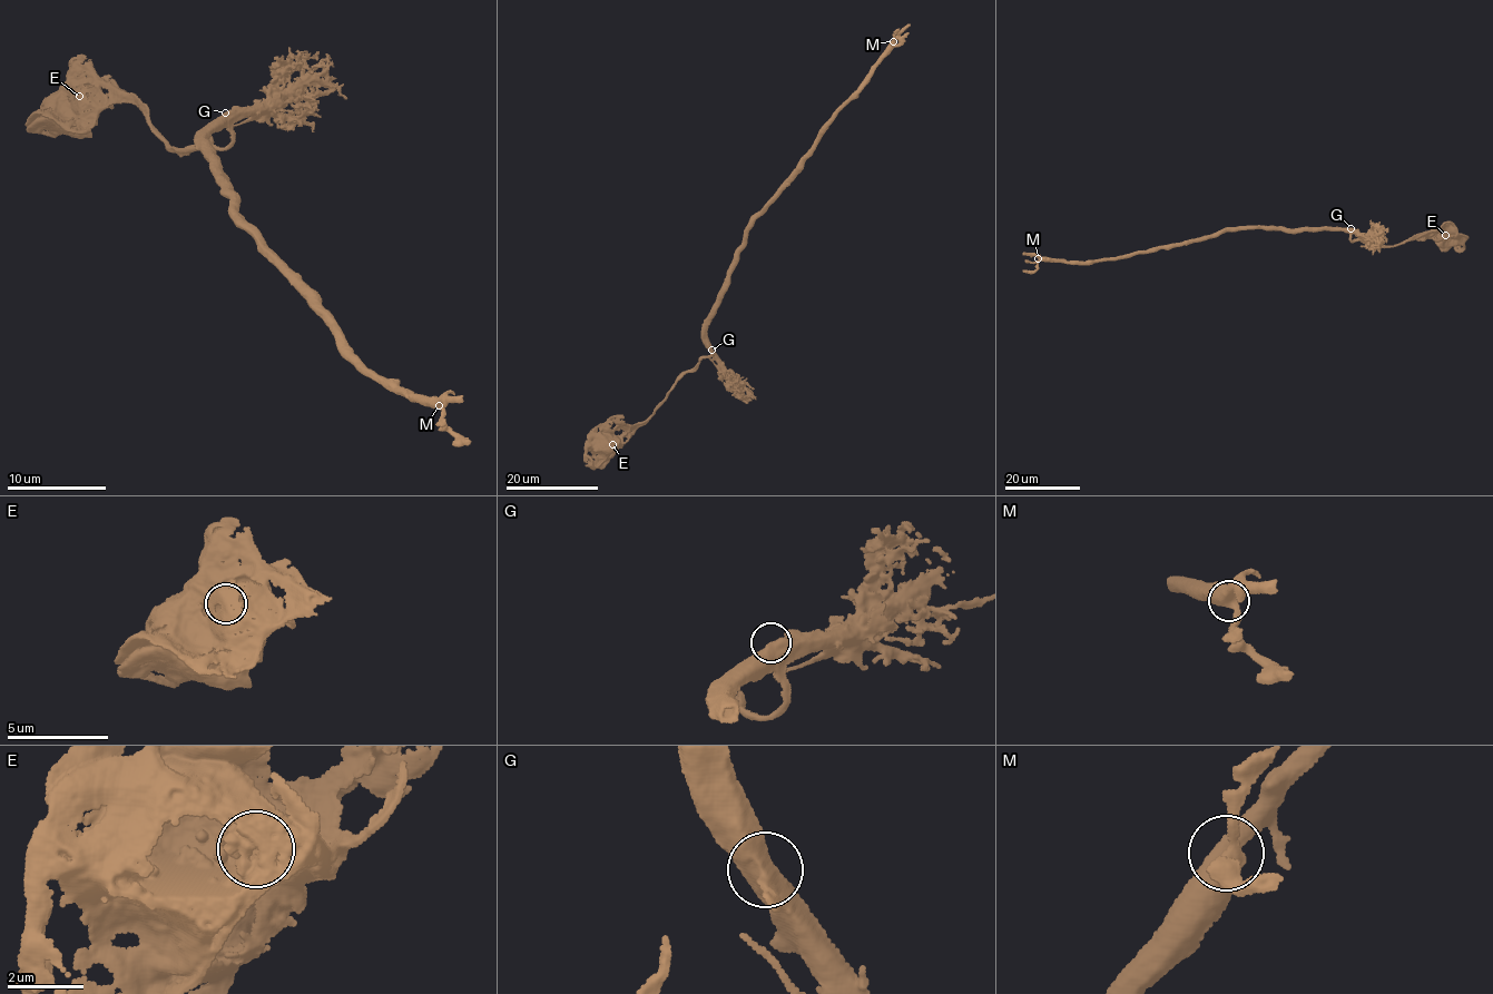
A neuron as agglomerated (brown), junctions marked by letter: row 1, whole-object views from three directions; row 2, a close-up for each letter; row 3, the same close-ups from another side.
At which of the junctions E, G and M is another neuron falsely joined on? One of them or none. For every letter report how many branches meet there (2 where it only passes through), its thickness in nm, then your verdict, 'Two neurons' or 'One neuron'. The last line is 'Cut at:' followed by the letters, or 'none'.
E: Branches: 1. Thickness 1450 nm. One neuron
G: Branches: 1. Thickness 800 nm. One neuron
M: Branches: 3. Thickness 480 nm. One neuron
Cut at: none

